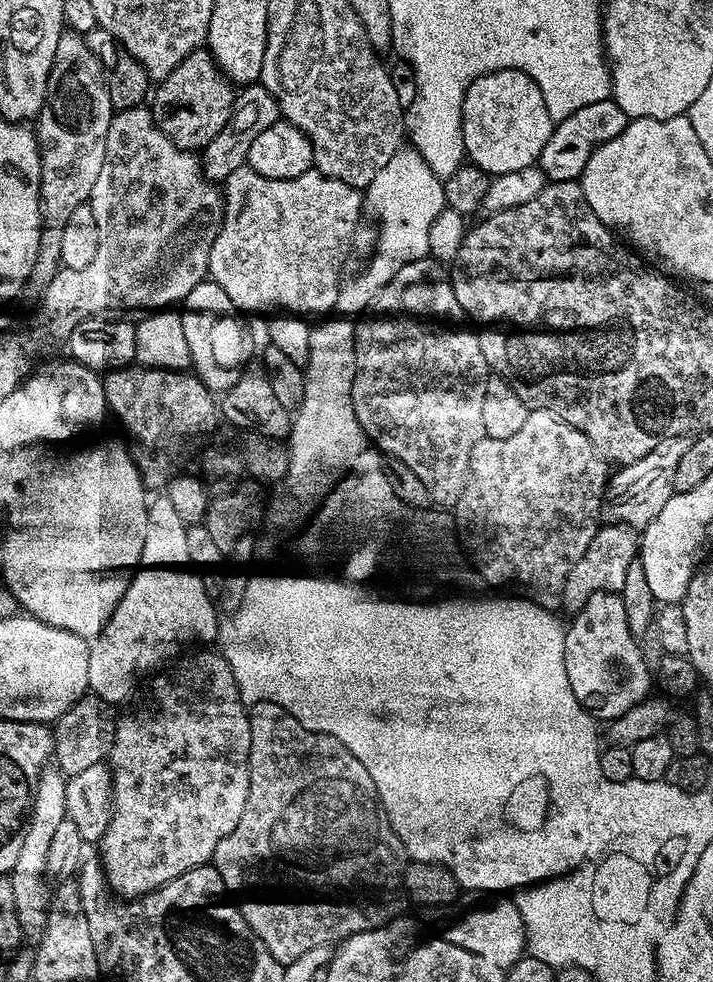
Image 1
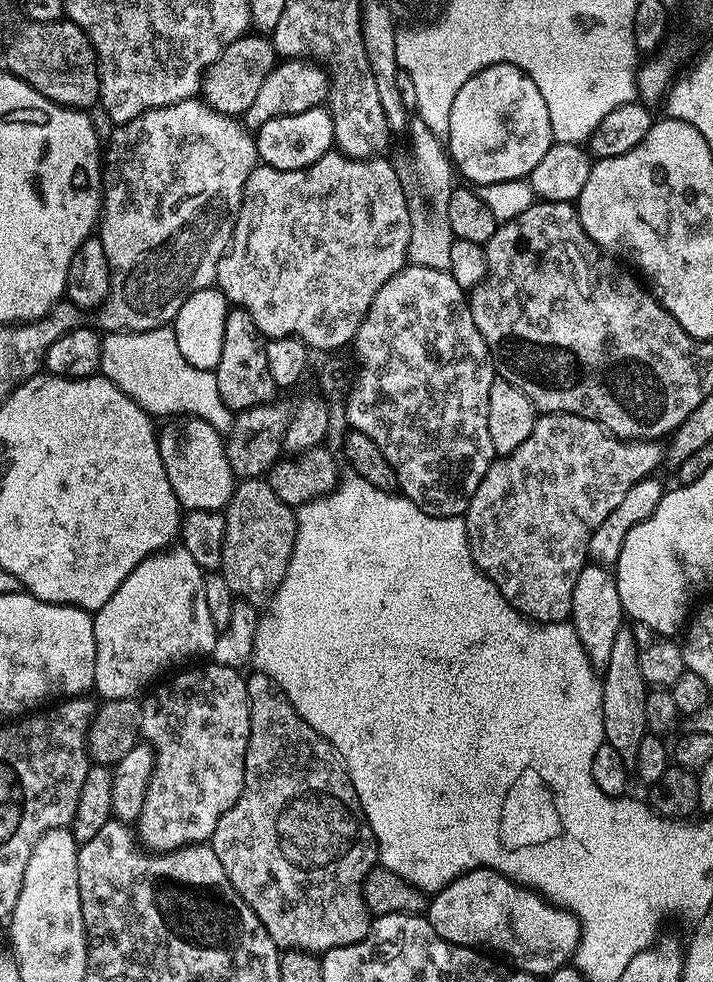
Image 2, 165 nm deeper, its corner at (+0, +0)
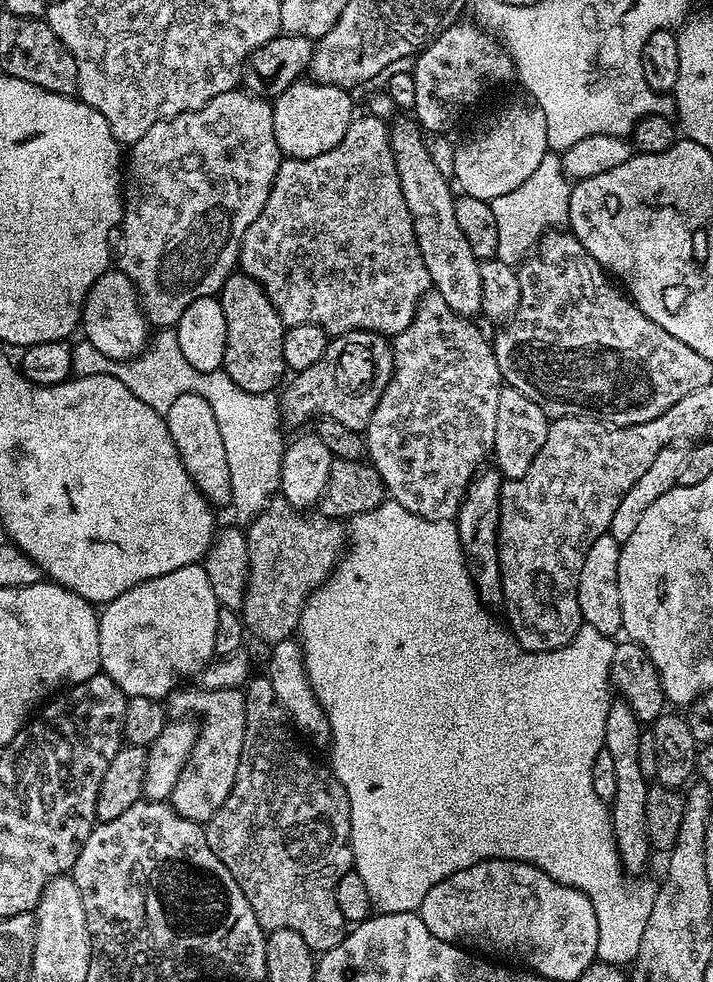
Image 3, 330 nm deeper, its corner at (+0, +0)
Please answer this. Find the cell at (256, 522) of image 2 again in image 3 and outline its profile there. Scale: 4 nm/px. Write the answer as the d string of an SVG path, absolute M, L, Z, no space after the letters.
M272 498L264 509L257 514L246 528L248 538L248 585L246 586L246 594L244 595L244 606L242 615L244 618L245 629L249 633L252 632L260 640L265 640L268 646L289 639L300 627L300 615L304 612L304 606L312 596L314 589L319 588L329 576L332 575L332 569L336 567L345 547L346 547L346 528L339 519L321 516L319 514L305 514L303 511L294 509L283 500L283 498Z

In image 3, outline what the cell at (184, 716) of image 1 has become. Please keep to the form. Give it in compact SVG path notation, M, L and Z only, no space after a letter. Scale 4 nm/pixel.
M188 686L177 687L166 697L166 707L173 717L199 718L202 723L192 757L186 762L182 774L178 774L178 786L174 786L170 803L182 818L207 822L220 809L222 802L226 802L230 790L234 790L238 762L242 758L242 742L246 738L246 702L240 688L184 687Z

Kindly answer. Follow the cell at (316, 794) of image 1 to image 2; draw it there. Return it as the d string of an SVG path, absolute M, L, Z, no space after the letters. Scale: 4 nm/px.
M253 671L251 675L247 677L250 742L246 746L244 789L234 807L226 810L226 814L222 814L212 835L210 847L214 850L214 854L218 854L218 862L222 862L222 870L226 870L226 878L230 878L234 890L238 890L238 894L248 903L250 910L254 910L254 914L258 914L262 926L266 926L266 930L277 948L323 954L332 948L345 948L351 944L358 944L367 938L370 927L370 911L367 902L364 901L364 879L378 864L376 839L372 833L372 827L362 810L358 794L350 782L350 774L346 770L344 759L340 757L336 747L326 738L322 738L322 734L318 734L318 730L311 728L296 713L296 708L288 701L288 697L277 691L275 682L265 672Z

